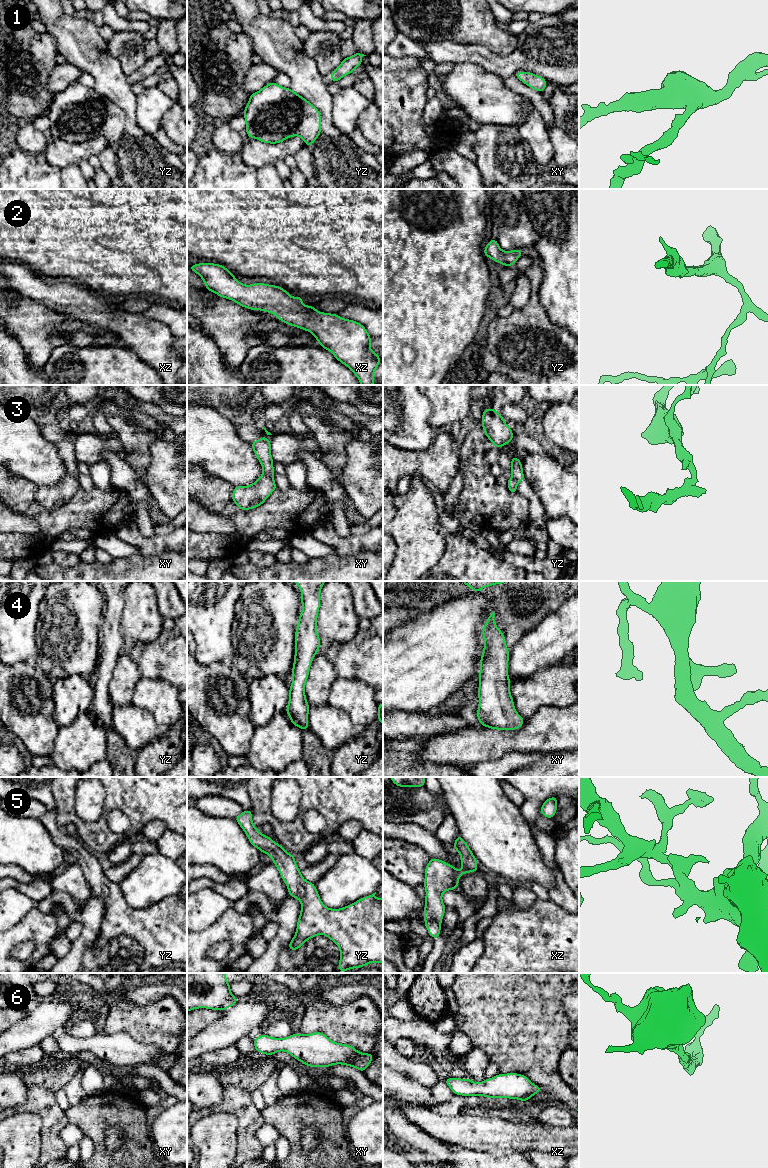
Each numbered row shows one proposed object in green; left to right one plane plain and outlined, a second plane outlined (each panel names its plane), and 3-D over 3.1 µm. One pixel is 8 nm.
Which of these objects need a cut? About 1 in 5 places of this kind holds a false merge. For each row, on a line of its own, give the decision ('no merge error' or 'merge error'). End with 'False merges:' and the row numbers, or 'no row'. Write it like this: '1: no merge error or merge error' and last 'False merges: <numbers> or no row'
1: no merge error
2: no merge error
3: merge error
4: no merge error
5: no merge error
6: no merge error
False merges: 3

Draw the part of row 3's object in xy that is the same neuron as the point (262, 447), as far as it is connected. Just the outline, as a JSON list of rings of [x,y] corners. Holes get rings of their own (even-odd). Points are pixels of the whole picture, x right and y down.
[[[261,437],[252,442],[251,446],[263,468],[263,474],[274,478],[275,472],[273,469],[274,461],[271,457],[271,442],[266,437]]]

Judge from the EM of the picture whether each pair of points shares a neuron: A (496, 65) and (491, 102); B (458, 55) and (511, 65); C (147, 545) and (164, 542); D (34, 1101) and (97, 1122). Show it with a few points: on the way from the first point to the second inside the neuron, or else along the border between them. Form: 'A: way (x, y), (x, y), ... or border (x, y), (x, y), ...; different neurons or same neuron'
A: border (473, 64), (477, 64), (503, 79); different neurons
B: way (471, 55), (478, 55), (498, 65); same neuron
C: way (151, 545), (160, 544); same neuron
D: border (63, 1111), (69, 1123); different neurons

